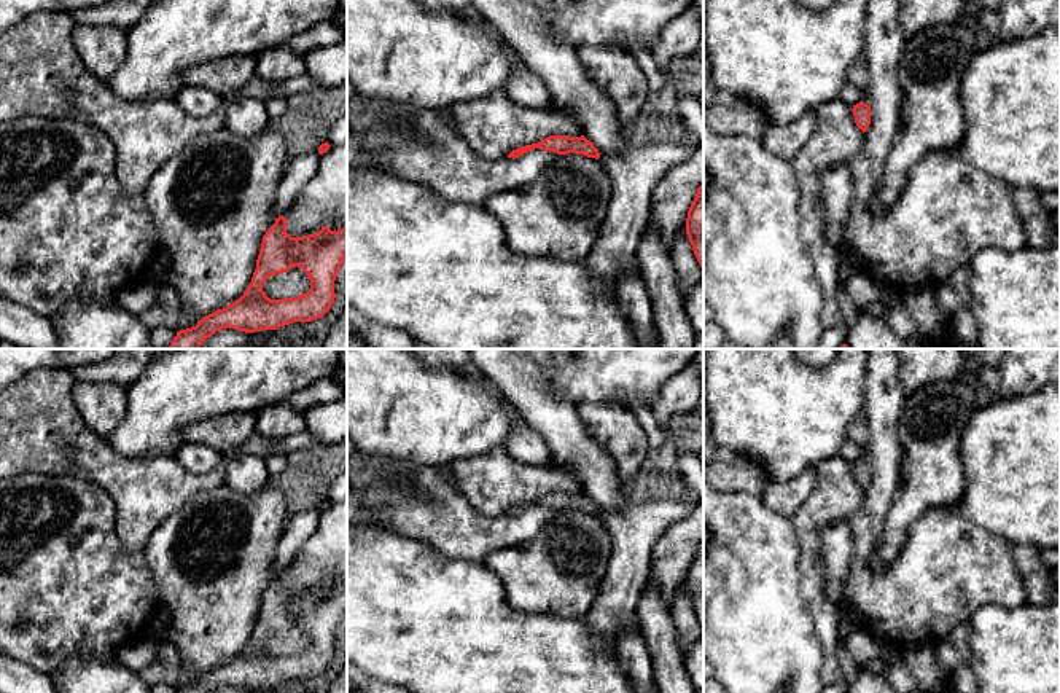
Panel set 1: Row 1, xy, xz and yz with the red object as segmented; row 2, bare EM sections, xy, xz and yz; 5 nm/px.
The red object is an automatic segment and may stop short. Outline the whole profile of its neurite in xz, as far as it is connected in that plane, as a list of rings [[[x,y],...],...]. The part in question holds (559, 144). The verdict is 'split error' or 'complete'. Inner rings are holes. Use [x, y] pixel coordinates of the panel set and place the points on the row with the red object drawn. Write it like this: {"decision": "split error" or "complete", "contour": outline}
{"decision": "complete", "contour": [[[549,135],[544,140],[532,145],[520,147],[517,150],[512,150],[508,158],[519,158],[524,153],[530,150],[544,150],[544,151],[554,151],[557,155],[568,155],[568,153],[576,153],[576,155],[584,155],[587,158],[600,158],[598,150],[594,147],[590,140],[587,140],[584,135],[581,137],[568,137],[568,135]]]}

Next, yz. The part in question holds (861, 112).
{"decision": "complete", "contour": [[[861,100],[859,104],[853,105],[853,116],[856,126],[866,132],[871,124],[871,107]]]}

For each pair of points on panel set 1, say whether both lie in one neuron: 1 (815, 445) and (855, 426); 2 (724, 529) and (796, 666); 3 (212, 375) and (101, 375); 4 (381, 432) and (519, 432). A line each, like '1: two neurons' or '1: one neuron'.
1: two neurons
2: one neuron
3: two neurons
4: two neurons

